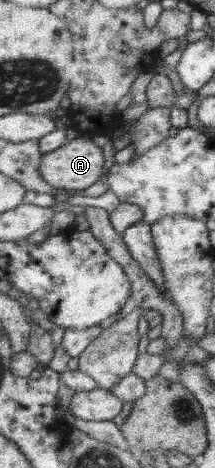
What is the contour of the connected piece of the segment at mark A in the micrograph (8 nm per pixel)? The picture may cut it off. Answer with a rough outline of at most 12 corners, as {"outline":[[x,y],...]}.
{"outline":[[76,136],[45,152],[39,171],[53,187],[85,190],[105,156]]}

